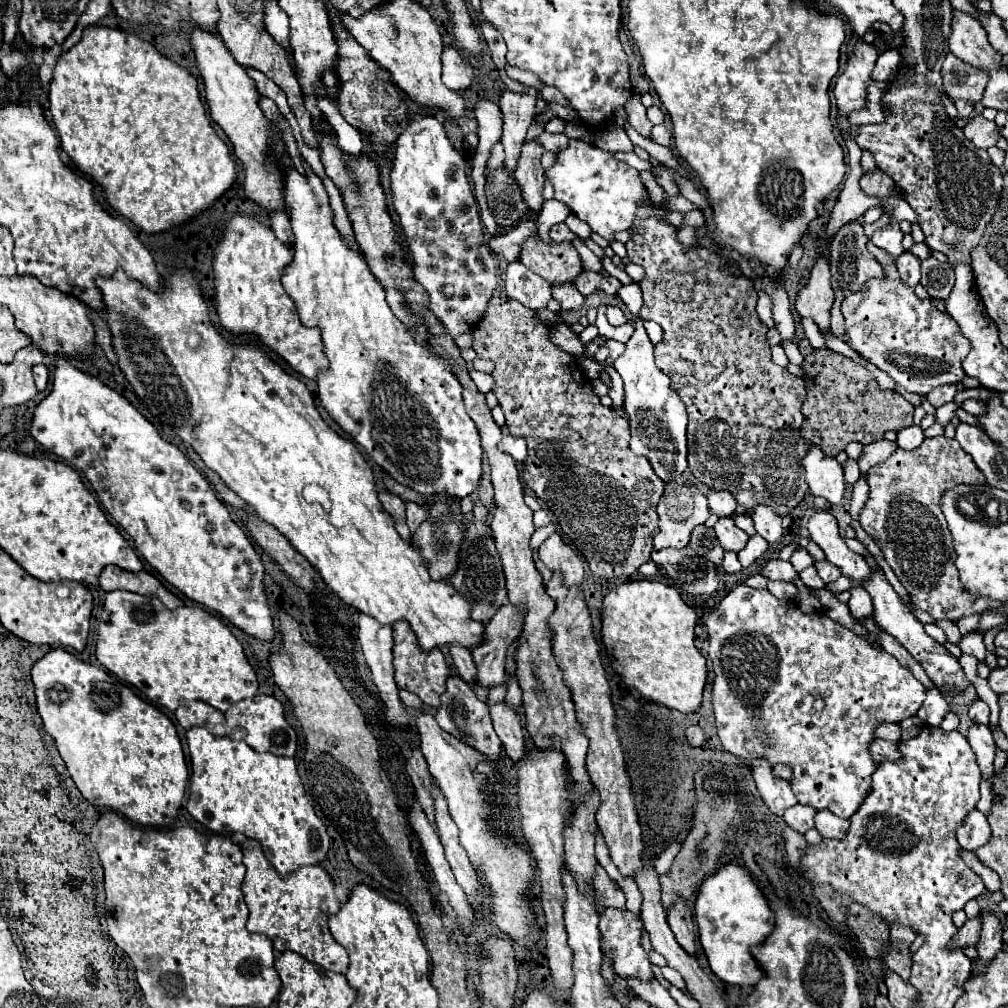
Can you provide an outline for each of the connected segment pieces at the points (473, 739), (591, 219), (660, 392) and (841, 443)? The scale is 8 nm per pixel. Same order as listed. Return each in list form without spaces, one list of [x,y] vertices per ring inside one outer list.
[[[451,666],[451,676],[447,678],[445,692],[441,694],[441,706],[437,708],[435,720],[439,722],[439,726],[443,730],[447,730],[455,738],[463,740],[465,744],[477,748],[485,756],[491,756],[493,760],[499,758],[499,754],[501,754],[501,740],[497,738],[495,730],[493,730],[493,722],[489,718],[489,706],[475,696],[475,692],[471,690],[471,686],[459,676],[459,672],[457,672],[455,666]]]
[[[569,140],[569,146],[557,154],[555,164],[545,172],[555,188],[555,198],[571,208],[571,212],[587,222],[593,232],[613,242],[617,232],[629,230],[637,220],[637,212],[649,206],[649,192],[639,172],[617,160],[613,152],[605,152],[583,140]]]
[[[637,320],[625,354],[621,354],[613,366],[625,382],[625,412],[631,424],[631,450],[643,454],[663,482],[681,476],[687,468],[687,412],[677,394],[671,392],[669,378],[655,366],[653,342],[645,332],[643,322]]]
[[[815,350],[811,356],[805,358],[805,382],[807,382],[807,400],[803,404],[803,426],[801,434],[809,444],[817,444],[823,448],[825,454],[837,456],[851,440],[857,440],[861,444],[869,444],[875,440],[881,440],[887,430],[899,430],[903,426],[913,424],[913,404],[909,404],[905,398],[901,398],[897,392],[883,392],[871,372],[853,360],[831,352],[831,350]]]

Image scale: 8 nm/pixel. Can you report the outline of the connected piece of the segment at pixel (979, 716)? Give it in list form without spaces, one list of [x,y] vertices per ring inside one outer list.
[[[977,698],[969,708],[969,718],[979,724],[989,724],[989,706],[981,698]]]

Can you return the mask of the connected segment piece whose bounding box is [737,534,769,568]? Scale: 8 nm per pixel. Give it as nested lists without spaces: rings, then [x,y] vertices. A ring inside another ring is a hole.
[[[759,534],[751,536],[749,542],[745,544],[743,550],[739,550],[739,562],[743,564],[743,568],[747,568],[749,564],[753,564],[765,550],[769,548],[769,542],[765,542],[765,538],[759,538]]]

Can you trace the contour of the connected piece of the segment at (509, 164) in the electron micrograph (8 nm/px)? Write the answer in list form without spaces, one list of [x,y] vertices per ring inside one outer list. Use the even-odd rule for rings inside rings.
[[[503,88],[501,94],[501,112],[503,112],[503,136],[501,144],[505,148],[503,168],[507,174],[515,174],[521,146],[525,142],[525,134],[533,122],[537,102],[537,90],[529,88],[525,94],[515,94],[509,88]]]

